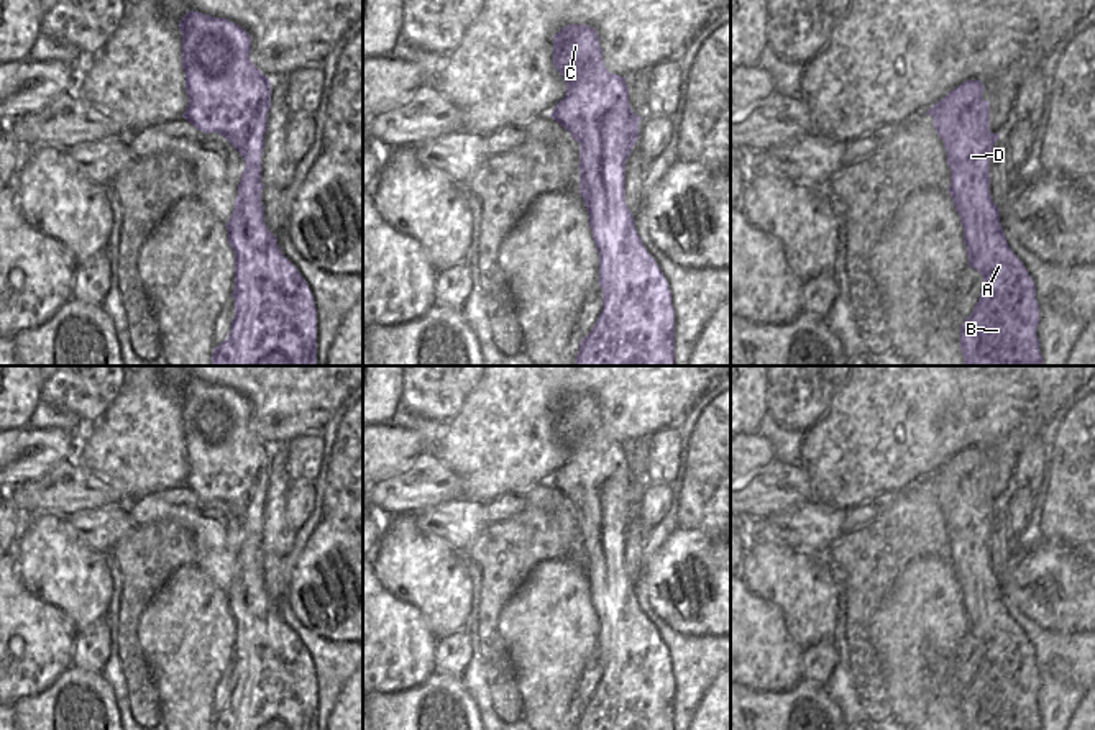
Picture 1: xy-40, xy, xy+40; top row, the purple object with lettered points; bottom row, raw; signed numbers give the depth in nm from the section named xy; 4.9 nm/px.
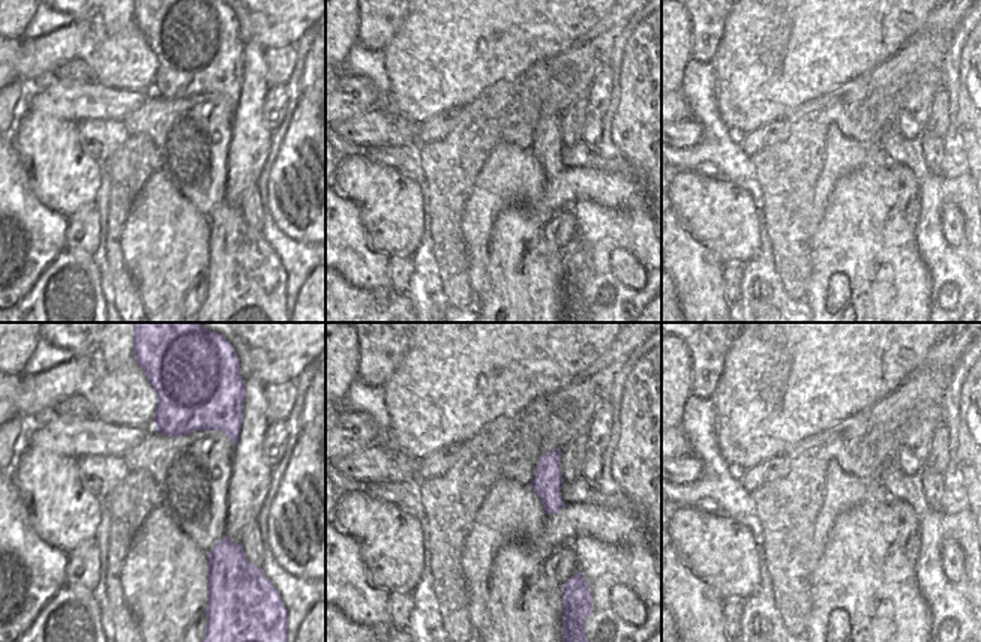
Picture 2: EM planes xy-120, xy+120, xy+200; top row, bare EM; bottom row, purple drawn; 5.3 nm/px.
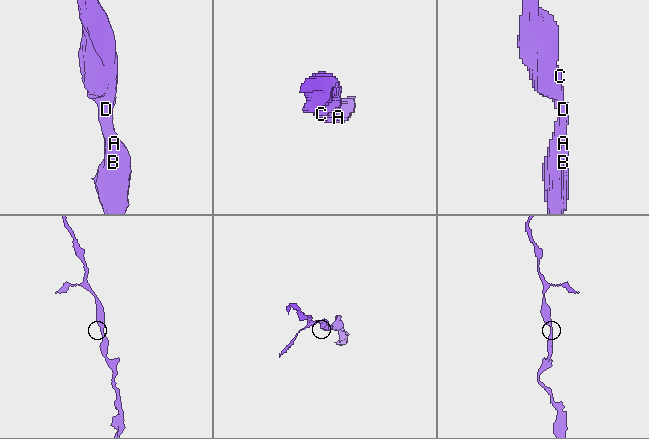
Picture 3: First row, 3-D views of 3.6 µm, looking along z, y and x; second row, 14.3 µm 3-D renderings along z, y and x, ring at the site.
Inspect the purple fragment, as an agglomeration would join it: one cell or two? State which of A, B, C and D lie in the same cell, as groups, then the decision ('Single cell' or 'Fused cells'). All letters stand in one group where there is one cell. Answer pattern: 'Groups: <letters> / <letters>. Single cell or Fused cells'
Groups: A B C D. Single cell

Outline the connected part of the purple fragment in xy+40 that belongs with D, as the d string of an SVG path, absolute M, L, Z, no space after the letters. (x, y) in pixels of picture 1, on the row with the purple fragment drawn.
M965 80L926 112L934 118L934 128L947 151L951 167L947 190L964 226L969 266L983 276L980 299L960 326L960 351L964 366L1042 366L1036 335L1039 325L1036 285L1010 249L1000 223L1000 208L990 197L990 154L1000 135L990 131L990 102L982 98L982 84Z

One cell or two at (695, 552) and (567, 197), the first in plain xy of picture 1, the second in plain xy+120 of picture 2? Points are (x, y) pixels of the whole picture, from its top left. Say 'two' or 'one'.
one

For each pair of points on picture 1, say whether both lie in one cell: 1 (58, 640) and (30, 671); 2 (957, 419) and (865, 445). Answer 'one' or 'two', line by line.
1: one
2: one

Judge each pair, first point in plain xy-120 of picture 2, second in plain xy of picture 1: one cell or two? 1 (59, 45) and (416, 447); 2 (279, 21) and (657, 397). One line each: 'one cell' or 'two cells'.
1: one cell
2: one cell

